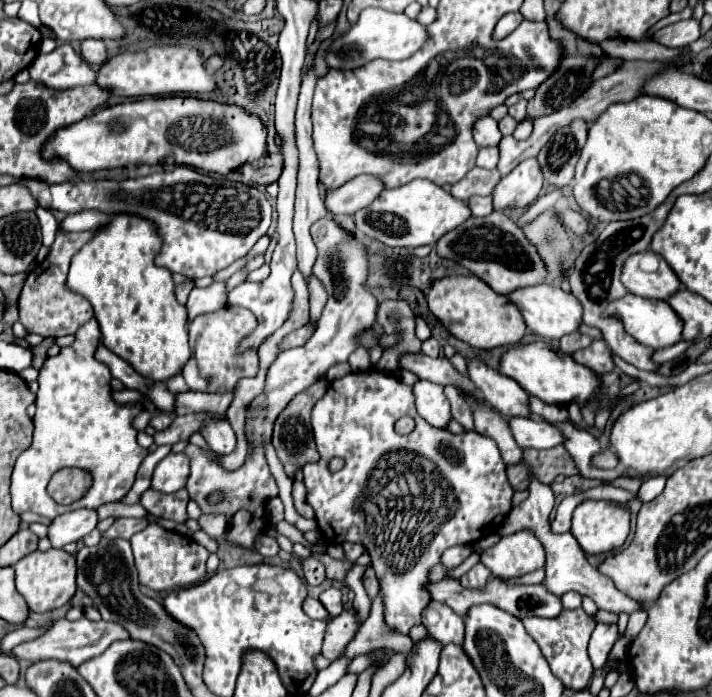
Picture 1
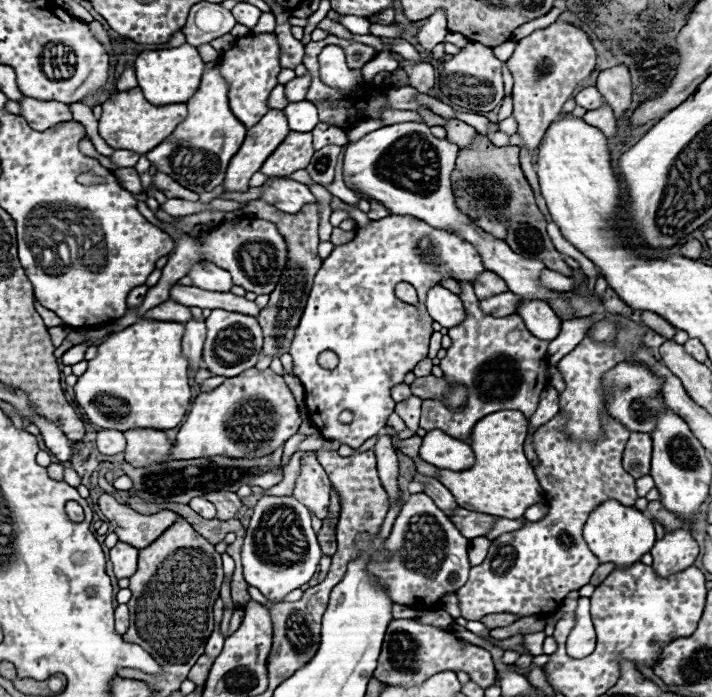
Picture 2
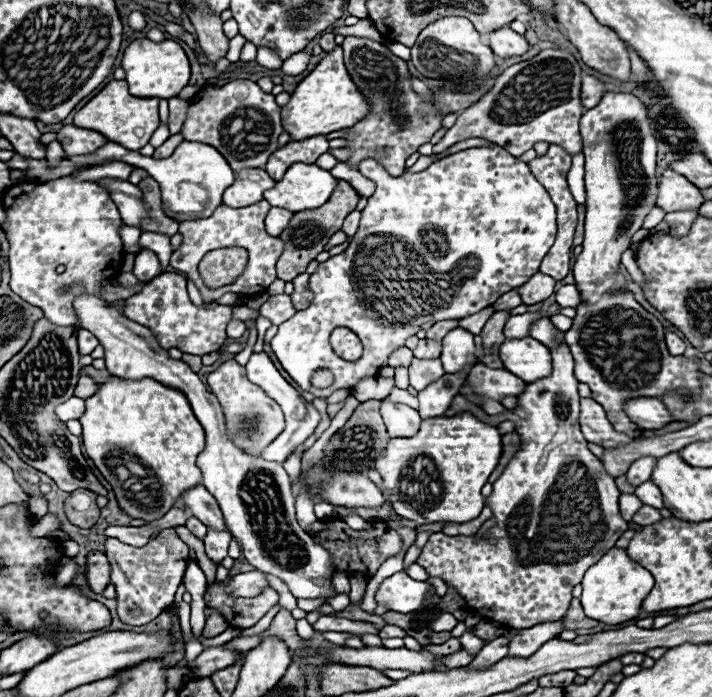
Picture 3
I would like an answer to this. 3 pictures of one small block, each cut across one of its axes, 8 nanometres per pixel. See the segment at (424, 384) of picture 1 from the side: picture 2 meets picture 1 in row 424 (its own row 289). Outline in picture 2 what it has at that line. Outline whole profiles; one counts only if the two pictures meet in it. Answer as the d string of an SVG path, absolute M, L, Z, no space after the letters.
M434 286L428 292L426 308L442 328L452 328L464 322L464 304L456 294L452 294L442 286Z

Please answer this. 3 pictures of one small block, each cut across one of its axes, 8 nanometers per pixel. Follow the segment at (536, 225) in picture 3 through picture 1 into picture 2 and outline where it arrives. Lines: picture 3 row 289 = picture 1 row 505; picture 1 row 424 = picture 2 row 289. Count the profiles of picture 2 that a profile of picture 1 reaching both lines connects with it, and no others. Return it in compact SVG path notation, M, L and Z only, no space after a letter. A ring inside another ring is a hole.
M390 214L390 216L386 216L386 218L372 220L368 226L358 226L358 228L356 228L354 240L350 240L350 242L346 242L346 244L342 244L342 246L334 246L334 250L330 252L330 256L322 260L322 268L318 270L318 274L316 274L316 278L314 278L314 288L312 288L312 292L310 292L308 304L306 304L306 308L304 308L304 312L302 312L300 324L298 324L296 332L294 332L294 340L292 340L292 344L290 344L290 356L292 356L292 360L294 360L294 362L292 362L292 370L294 370L294 374L300 378L302 386L304 386L304 390L306 390L306 400L304 400L304 402L306 402L310 420L314 422L314 426L320 428L320 432L322 432L324 438L340 440L342 444L348 444L348 446L352 446L352 448L358 448L360 444L364 444L368 438L376 436L376 434L386 426L386 418L394 412L394 406L396 406L394 400L390 398L390 390L392 390L394 386L402 384L402 382L404 382L404 376L406 376L408 372L412 372L414 366L416 366L420 360L424 360L426 354L428 354L428 342L430 342L430 336L432 336L432 332L434 332L434 330L432 330L432 322L434 322L434 320L432 320L432 318L428 316L428 312L424 310L424 298L426 298L428 290L430 290L432 286L438 286L444 278L454 278L454 280L458 280L458 282L470 282L470 284L474 284L476 278L478 278L484 270L486 270L486 268L484 268L484 264L482 264L482 258L480 258L478 250L476 250L474 246L470 246L470 242L464 242L460 236L456 236L456 234L452 234L452 232L448 232L448 230L432 228L432 226L428 226L426 222L420 222L418 218L408 218L408 216L398 216L398 214ZM398 282L408 282L408 284L412 284L412 286L416 288L416 292L418 292L418 306L406 304L406 302L402 302L402 300L398 300L398 298L394 296L394 286L396 286ZM324 350L332 350L332 352L338 354L340 364L338 364L334 370L324 370L324 368L318 364L318 354L324 352ZM344 410L350 410L350 412L354 414L354 420L352 420L350 424L340 424L340 420L338 420L338 416L340 416Z

